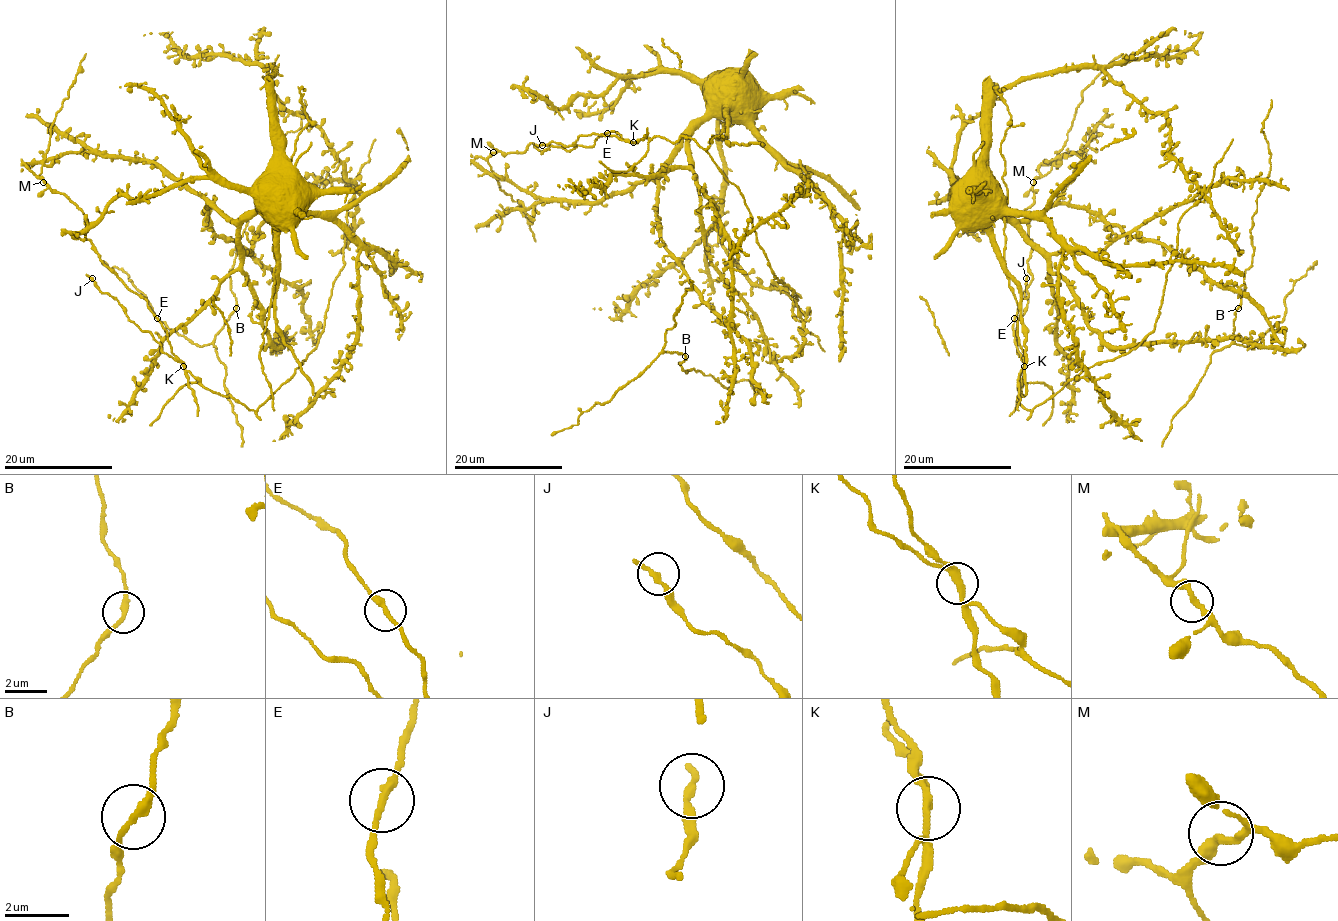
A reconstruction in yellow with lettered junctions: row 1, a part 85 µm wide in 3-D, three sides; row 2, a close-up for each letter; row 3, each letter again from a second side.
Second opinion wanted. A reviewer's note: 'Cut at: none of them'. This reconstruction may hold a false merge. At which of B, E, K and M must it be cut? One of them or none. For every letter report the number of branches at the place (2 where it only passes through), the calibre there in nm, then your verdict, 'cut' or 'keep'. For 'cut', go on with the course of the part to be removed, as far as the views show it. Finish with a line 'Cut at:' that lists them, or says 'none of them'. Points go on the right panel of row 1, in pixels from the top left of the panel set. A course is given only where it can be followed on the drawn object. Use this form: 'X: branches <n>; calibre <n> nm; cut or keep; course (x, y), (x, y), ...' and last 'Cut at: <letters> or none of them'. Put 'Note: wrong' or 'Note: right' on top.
Note: right
B: branches 2; calibre 240 nm; keep
E: branches 2; calibre 240 nm; keep
K: branches 2; calibre 240 nm; keep
M: branches 2; calibre 240 nm; keep
Cut at: none of them

